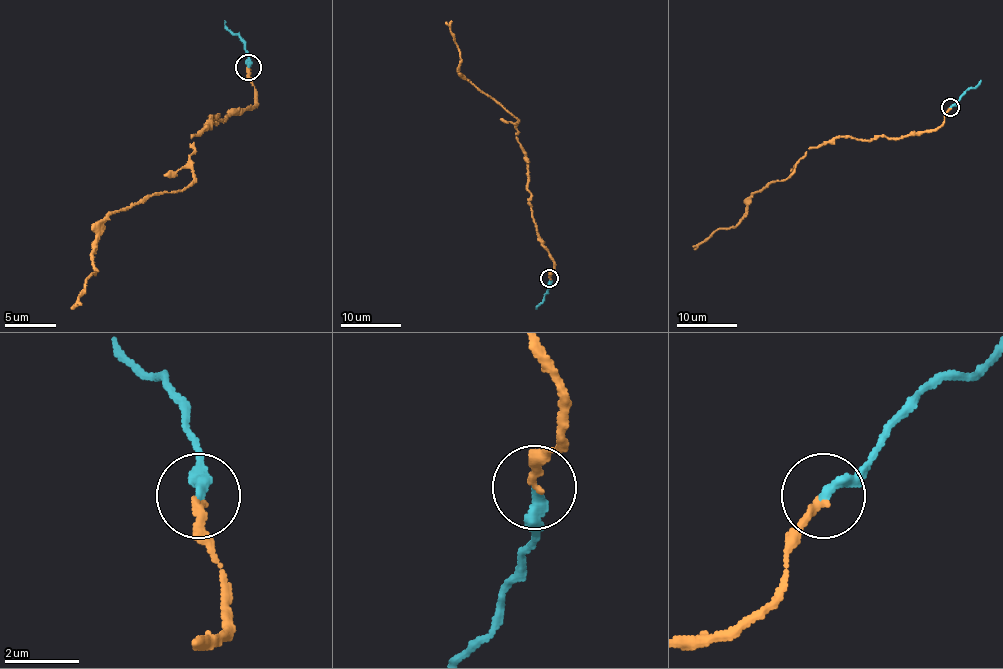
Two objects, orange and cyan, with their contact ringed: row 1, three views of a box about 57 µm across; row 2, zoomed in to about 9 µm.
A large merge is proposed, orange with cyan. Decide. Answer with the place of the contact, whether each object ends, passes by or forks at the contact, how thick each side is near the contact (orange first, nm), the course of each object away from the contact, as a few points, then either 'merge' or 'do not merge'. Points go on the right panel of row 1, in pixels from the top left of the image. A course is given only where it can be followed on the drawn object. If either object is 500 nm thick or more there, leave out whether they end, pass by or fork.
(950, 107) | orange ends | cyan ends | 240/320 nm | orange via (951, 108), (931, 130), (899, 138), (835, 136), (810, 147), (784, 180), (755, 193), (743, 218), (694, 249) | cyan via (951, 108), (981, 80) | merge

